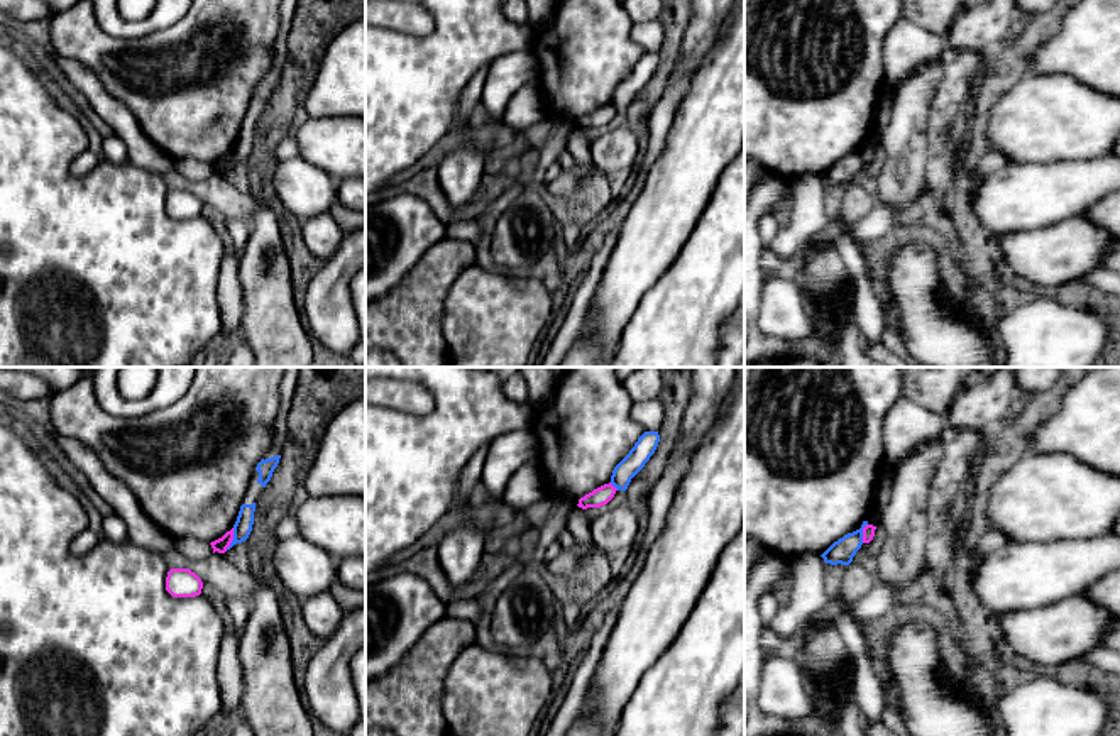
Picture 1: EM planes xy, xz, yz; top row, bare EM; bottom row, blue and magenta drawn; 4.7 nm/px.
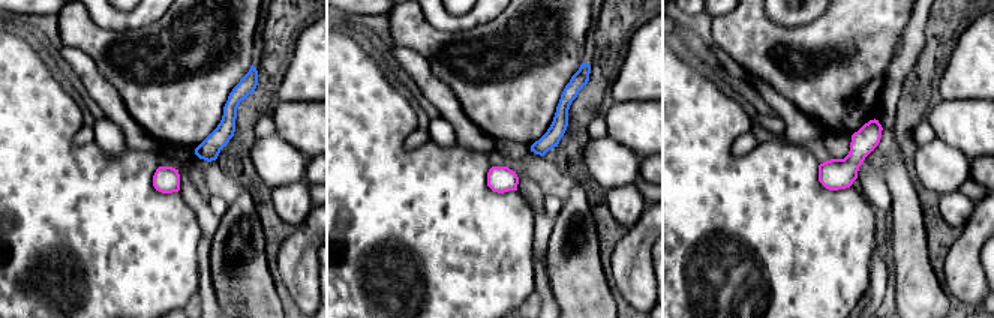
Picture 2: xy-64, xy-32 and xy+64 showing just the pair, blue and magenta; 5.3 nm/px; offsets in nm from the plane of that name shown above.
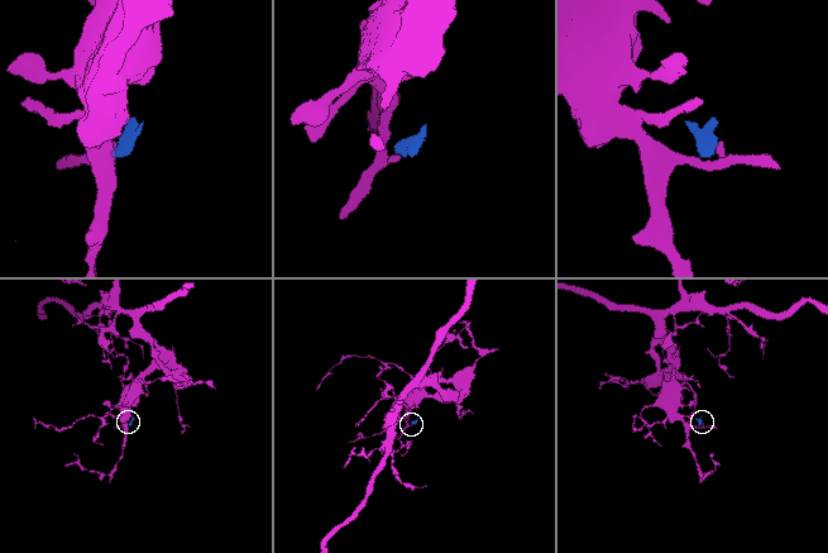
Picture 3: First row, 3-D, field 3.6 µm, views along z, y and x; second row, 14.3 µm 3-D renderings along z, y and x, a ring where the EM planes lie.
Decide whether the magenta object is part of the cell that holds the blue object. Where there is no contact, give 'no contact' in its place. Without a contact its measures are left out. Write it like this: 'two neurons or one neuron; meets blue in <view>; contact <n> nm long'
two neurons; meets blue in xy; contact 110 nm long

